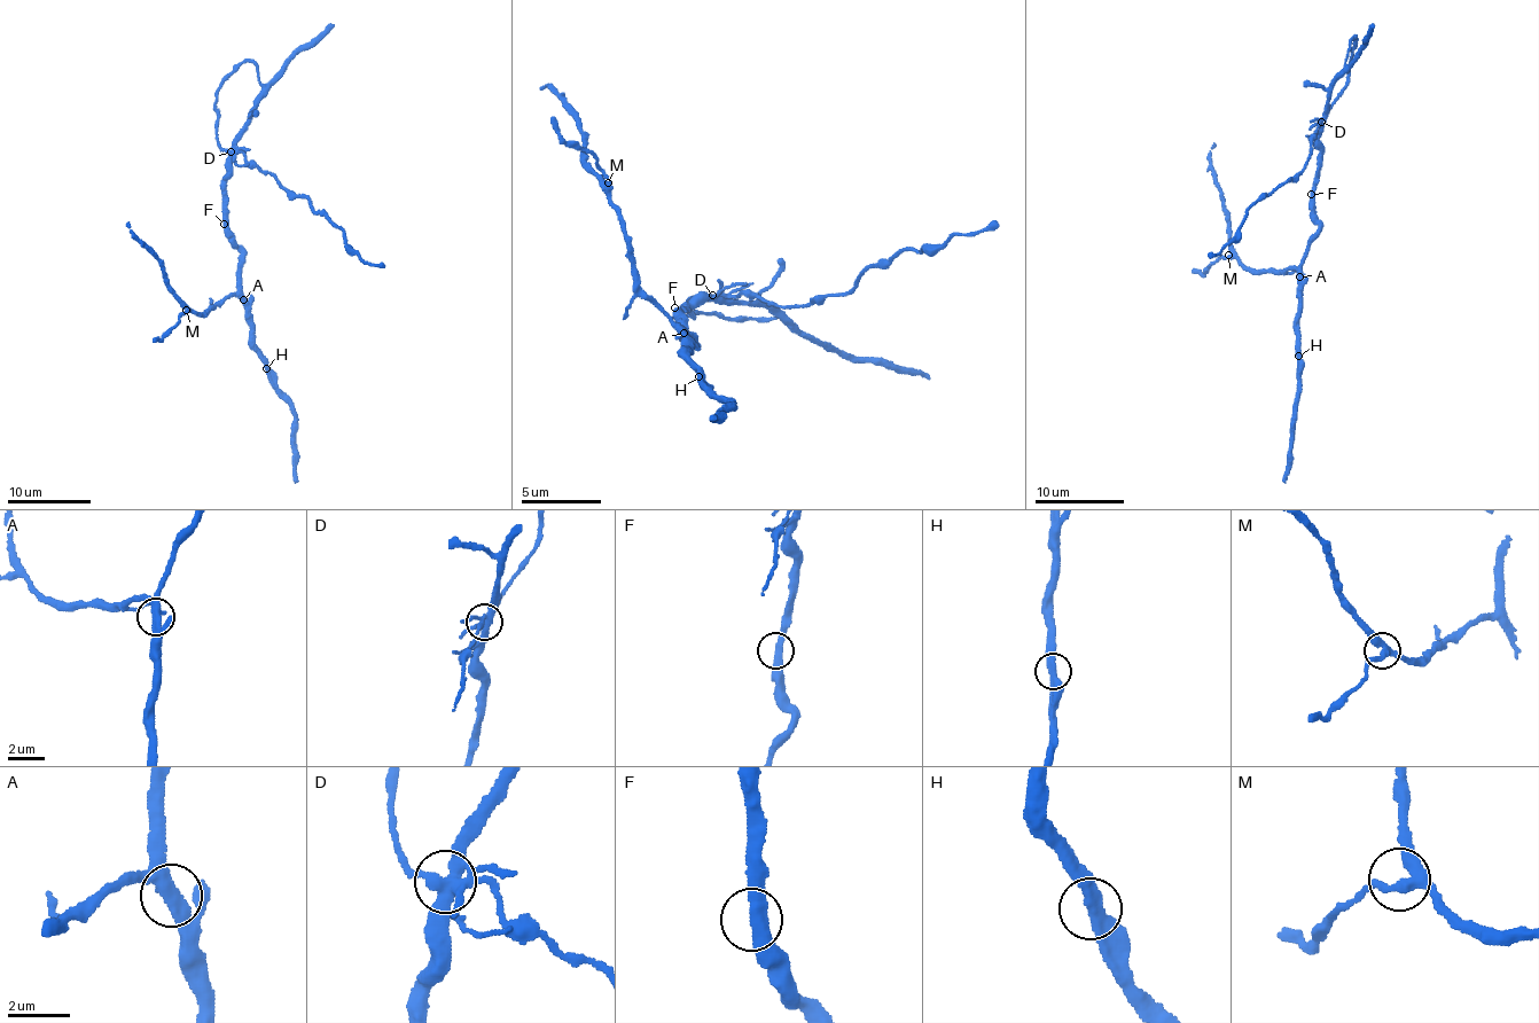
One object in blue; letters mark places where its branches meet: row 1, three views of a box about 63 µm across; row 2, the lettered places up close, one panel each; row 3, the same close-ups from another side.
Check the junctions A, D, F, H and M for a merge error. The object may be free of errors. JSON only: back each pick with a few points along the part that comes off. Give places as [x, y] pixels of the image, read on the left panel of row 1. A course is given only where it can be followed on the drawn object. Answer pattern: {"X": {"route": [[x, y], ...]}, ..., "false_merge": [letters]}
{"false_merge": []}

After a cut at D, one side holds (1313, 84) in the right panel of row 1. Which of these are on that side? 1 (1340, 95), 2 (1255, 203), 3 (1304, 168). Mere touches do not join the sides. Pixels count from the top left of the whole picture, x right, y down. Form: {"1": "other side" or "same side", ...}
{"1": "other side", "2": "other side", "3": "other side"}

